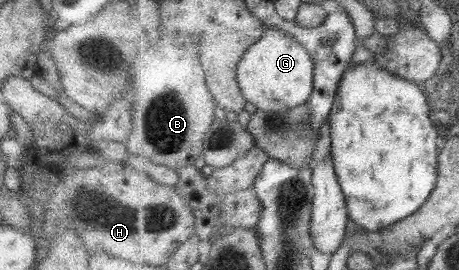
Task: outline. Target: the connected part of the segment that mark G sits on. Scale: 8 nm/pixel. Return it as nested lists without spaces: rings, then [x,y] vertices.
[[[269,27],[239,62],[237,79],[248,102],[259,111],[286,113],[309,102],[315,89],[315,62],[294,35]]]

